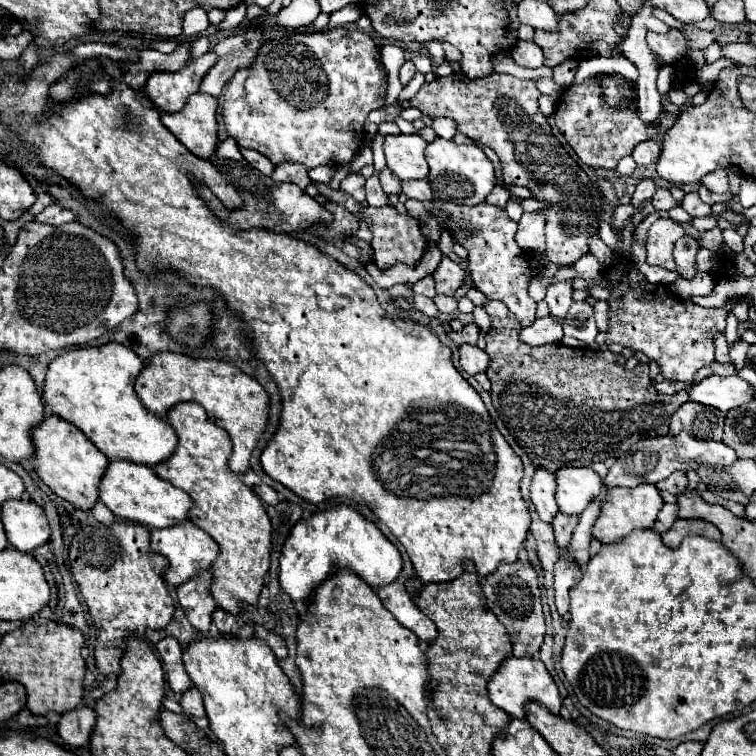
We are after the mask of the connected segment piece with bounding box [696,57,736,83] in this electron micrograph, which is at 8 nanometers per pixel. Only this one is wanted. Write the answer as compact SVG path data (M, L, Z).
M722 57L716 63L712 63L712 65L702 65L702 67L696 69L696 81L698 83L702 83L702 81L716 81L718 73L722 69L730 67L730 65L736 65L736 63L732 63L730 59L722 59Z

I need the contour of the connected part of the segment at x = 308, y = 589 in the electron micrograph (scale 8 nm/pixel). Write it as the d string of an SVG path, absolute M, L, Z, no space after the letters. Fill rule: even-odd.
M334 505L326 511L310 515L308 519L300 519L292 525L280 551L280 585L292 597L292 601L308 603L314 587L318 587L338 569L354 571L370 587L396 581L402 569L400 551L372 521L350 505Z

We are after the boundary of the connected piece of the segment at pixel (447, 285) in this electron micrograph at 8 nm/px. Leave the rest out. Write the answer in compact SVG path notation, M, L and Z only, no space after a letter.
M442 257L442 263L434 271L434 281L438 295L452 297L466 283L466 275L458 263L450 261L448 257Z

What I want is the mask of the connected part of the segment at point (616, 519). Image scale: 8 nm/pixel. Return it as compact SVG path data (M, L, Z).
M638 485L634 489L622 489L622 487L612 487L606 489L604 503L602 503L602 515L598 515L598 523L594 523L594 539L602 543L614 543L632 533L634 529L650 529L656 521L658 511L662 509L664 501L654 485Z

